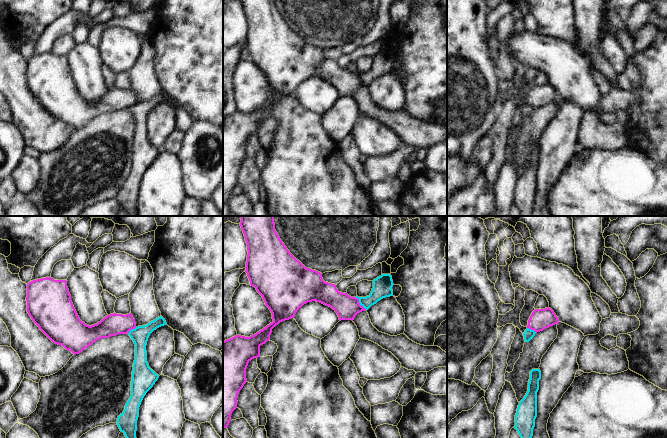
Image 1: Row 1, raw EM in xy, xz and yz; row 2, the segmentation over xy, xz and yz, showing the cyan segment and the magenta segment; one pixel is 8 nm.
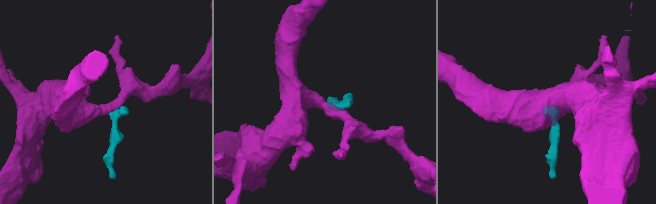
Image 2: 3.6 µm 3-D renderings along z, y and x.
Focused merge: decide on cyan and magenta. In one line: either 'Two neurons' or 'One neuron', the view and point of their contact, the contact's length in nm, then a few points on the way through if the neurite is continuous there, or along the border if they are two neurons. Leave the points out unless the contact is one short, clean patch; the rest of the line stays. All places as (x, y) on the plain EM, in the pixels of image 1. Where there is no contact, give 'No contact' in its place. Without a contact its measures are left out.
Two neurons. Touches cyan at xz (359, 78). Shared border 140 nm. Boundary: xz (355, 73), (366, 85).

